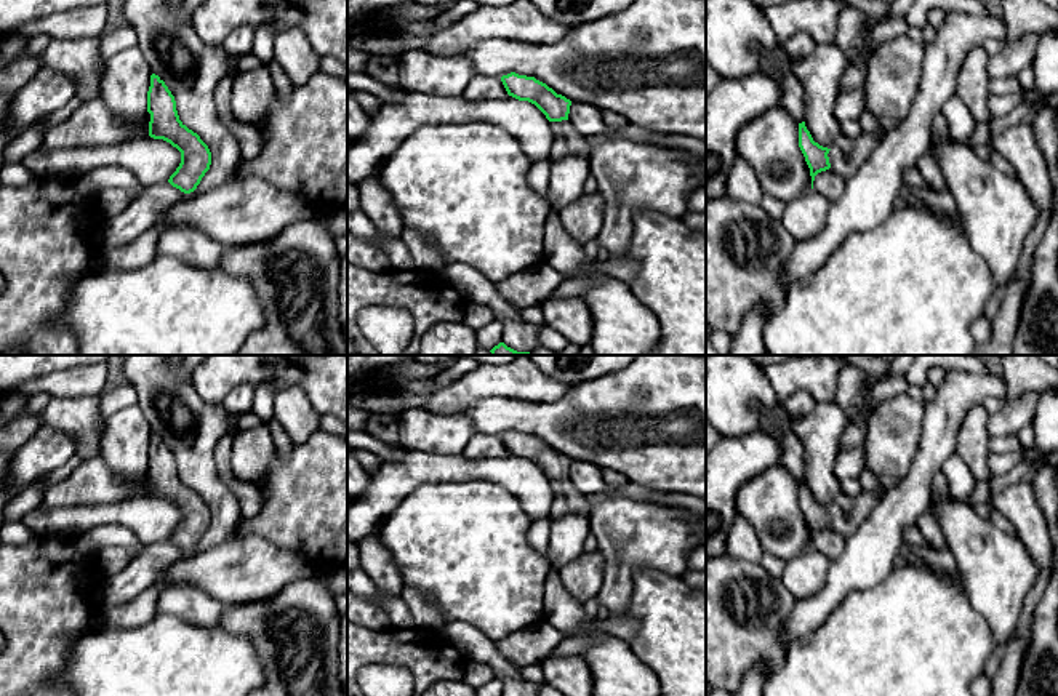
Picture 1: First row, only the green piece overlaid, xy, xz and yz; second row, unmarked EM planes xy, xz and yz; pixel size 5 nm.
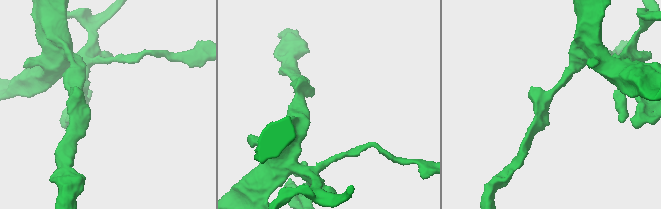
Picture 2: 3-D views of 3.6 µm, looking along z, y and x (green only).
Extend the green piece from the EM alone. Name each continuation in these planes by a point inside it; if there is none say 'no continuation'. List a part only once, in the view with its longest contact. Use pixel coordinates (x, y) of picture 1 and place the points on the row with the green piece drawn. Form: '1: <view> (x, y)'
1: yz (847, 165)

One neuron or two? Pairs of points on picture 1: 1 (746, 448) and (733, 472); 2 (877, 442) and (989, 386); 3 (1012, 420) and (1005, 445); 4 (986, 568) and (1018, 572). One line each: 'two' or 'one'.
1: one
2: two
3: two
4: one

